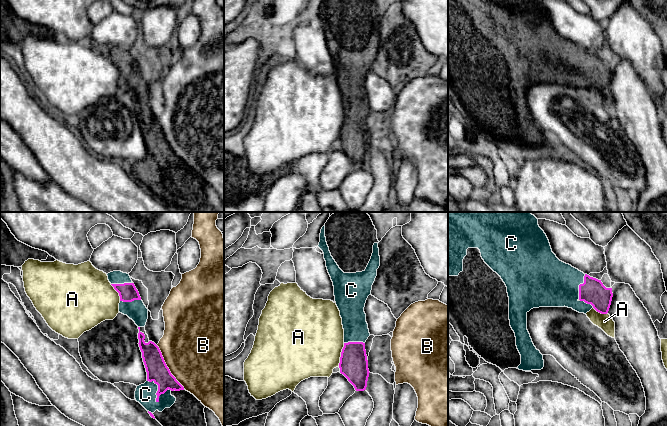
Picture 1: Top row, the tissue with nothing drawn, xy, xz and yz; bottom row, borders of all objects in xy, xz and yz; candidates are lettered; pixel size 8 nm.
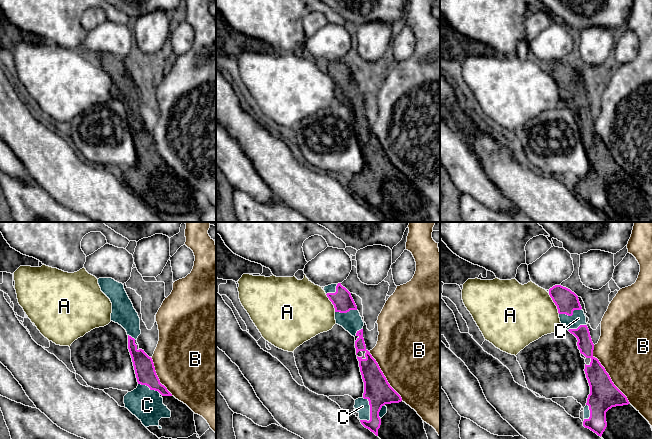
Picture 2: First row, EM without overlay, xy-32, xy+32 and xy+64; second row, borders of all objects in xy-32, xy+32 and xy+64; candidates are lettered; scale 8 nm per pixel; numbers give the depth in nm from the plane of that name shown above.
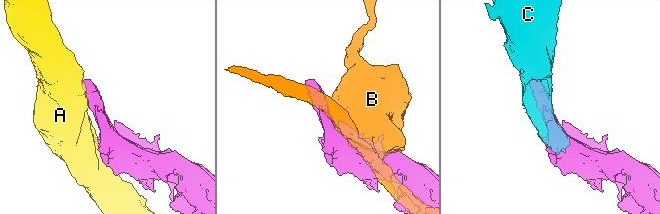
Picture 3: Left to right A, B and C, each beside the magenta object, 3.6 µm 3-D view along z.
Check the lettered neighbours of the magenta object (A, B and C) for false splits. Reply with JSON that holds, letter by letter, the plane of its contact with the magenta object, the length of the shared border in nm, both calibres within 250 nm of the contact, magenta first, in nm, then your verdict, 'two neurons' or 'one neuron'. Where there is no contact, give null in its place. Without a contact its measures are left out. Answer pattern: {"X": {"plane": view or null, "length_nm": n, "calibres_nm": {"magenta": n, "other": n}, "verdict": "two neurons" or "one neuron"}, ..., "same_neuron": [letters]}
{"A": {"plane": "xz", "length_nm": 200, "calibres_nm": {"magenta": 220, "other": 480}, "verdict": "two neurons"}, "B": {"plane": "xy", "length_nm": 420, "calibres_nm": {"magenta": 170, "other": 500}, "verdict": "two neurons"}, "C": {"plane": "xy", "length_nm": 220, "calibres_nm": {"magenta": 170, "other": 170}, "verdict": "one neuron"}, "same_neuron": ["C"]}

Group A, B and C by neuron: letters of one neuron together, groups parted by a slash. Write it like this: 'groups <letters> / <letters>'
groups A / B / C

